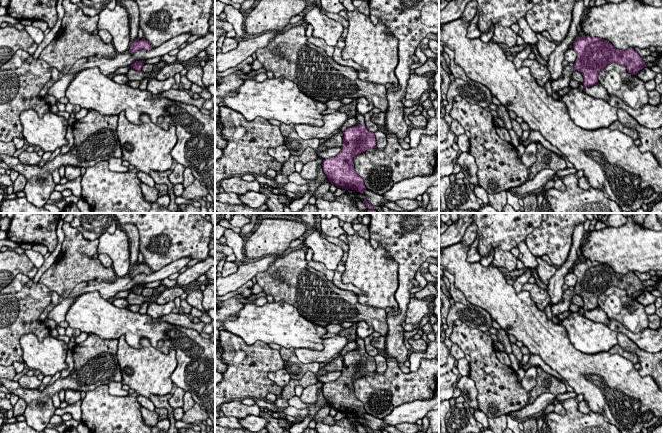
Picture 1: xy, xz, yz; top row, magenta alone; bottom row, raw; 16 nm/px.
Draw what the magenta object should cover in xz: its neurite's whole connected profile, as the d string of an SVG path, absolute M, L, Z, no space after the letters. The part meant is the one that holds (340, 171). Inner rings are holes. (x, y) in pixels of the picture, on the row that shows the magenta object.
M356 112L355 118L358 125L343 132L341 152L333 158L323 160L322 166L331 184L345 190L363 193L366 187L354 169L353 157L367 149L376 148L377 143L374 132L370 132L365 126L364 115Z

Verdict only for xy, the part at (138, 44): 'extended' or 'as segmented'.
as segmented

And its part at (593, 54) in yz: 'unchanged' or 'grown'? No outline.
grown

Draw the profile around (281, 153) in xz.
M280 145L277 147L271 147L269 148L269 154L279 163L283 164L289 159L291 156L290 150L287 148L287 146Z

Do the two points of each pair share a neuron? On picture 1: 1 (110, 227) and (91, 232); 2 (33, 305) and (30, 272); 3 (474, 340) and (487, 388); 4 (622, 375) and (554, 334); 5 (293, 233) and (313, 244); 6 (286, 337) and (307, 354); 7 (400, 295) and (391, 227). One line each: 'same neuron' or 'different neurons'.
1: same neuron
2: different neurons
3: same neuron
4: same neuron
5: different neurons
6: different neurons
7: same neuron

